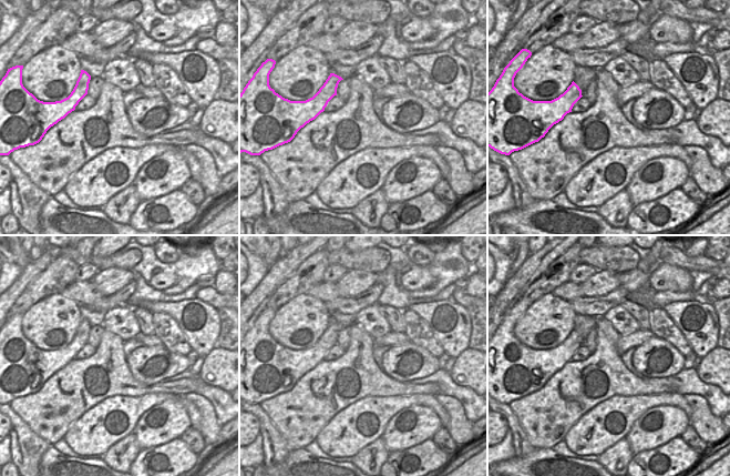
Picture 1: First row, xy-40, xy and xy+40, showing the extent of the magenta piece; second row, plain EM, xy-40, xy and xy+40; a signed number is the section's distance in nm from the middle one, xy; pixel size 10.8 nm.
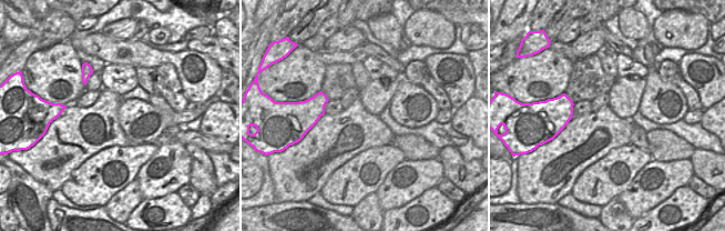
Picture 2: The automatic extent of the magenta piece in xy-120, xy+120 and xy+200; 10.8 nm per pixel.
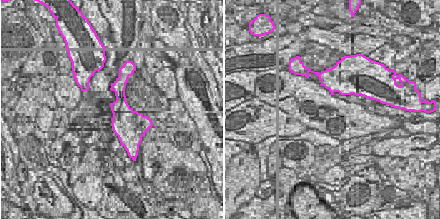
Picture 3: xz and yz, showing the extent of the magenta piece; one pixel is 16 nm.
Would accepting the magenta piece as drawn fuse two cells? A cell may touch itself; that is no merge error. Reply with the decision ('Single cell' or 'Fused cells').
Single cell.

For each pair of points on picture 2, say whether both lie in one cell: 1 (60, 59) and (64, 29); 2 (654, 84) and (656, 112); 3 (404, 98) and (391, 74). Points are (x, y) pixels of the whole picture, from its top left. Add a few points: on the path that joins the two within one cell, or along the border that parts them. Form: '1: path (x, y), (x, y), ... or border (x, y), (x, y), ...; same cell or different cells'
1: border (67, 40), (38, 50); different cells
2: path (654, 91), (651, 99), (656, 106); same cell
3: border (401, 77), (398, 80); different cells

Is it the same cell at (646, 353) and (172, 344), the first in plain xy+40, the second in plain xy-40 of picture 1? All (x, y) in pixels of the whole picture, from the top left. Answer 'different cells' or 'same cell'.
different cells

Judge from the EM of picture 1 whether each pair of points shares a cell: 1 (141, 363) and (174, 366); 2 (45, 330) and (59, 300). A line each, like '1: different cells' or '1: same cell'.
1: same cell
2: same cell

